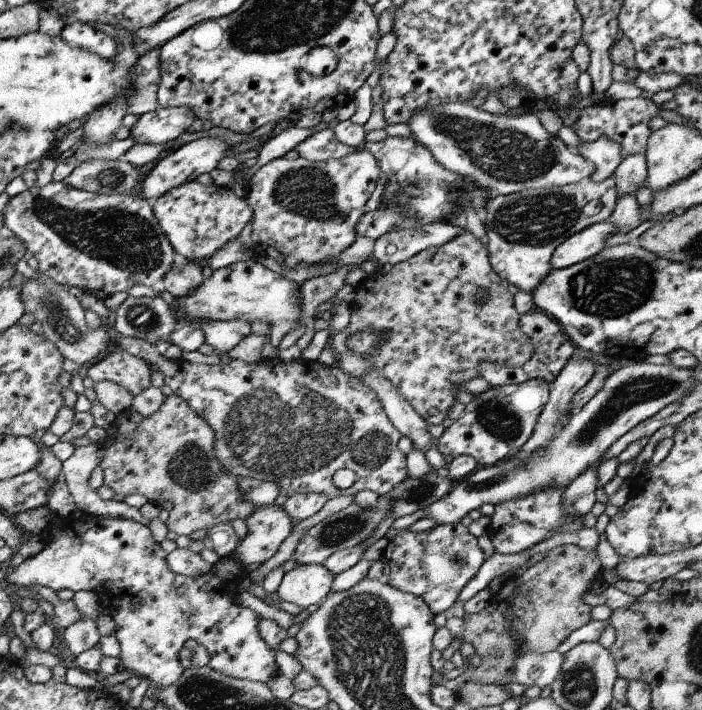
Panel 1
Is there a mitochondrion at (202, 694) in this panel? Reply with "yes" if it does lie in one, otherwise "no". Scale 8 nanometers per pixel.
yes

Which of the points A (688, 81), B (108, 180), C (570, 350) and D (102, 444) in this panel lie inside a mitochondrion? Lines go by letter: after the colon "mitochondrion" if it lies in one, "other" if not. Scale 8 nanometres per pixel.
A: other
B: mitochondrion
C: other
D: other

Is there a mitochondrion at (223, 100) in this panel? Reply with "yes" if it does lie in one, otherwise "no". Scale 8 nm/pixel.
no

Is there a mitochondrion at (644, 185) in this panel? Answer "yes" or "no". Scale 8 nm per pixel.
no

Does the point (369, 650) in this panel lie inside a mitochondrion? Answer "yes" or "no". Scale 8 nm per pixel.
yes

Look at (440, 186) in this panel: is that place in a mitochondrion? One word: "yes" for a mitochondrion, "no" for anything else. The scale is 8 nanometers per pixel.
yes

